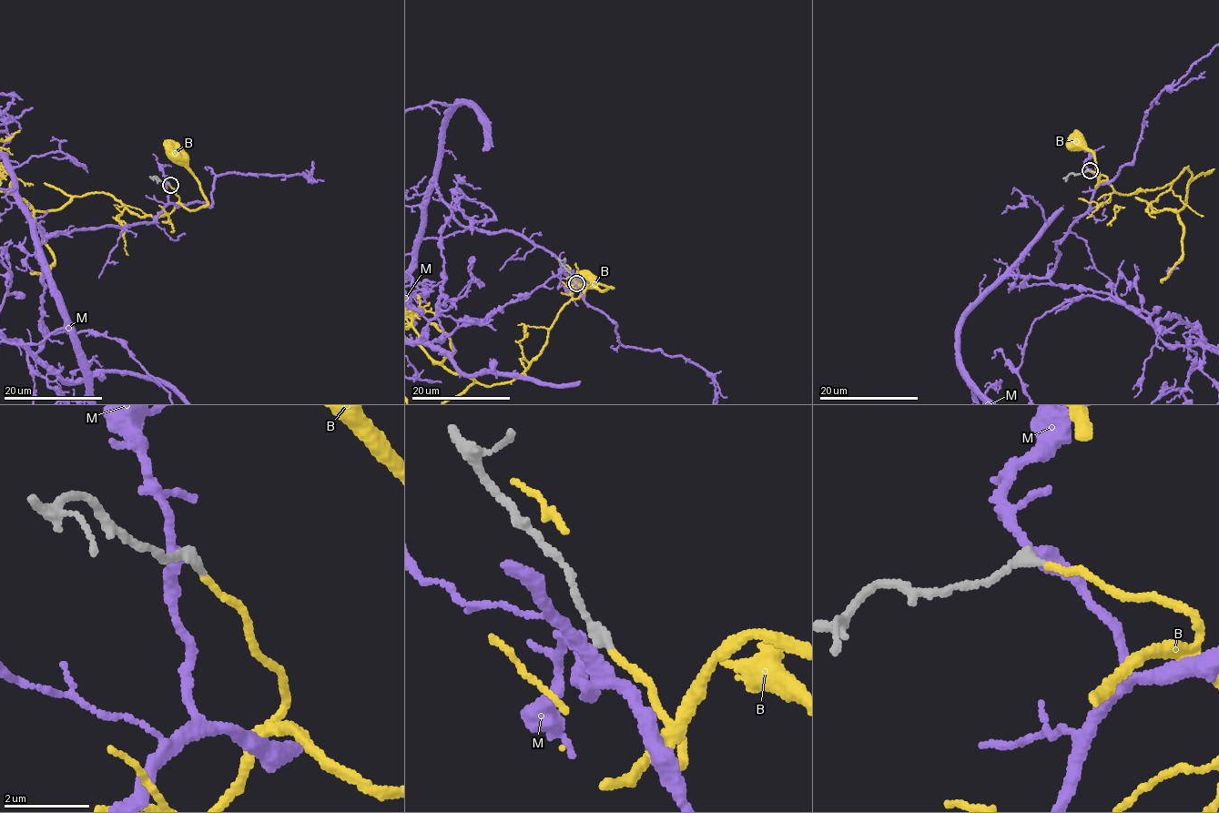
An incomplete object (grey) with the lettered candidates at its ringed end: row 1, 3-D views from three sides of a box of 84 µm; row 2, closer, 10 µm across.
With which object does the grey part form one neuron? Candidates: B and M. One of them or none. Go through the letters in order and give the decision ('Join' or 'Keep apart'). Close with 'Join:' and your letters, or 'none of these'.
B: Join
M: Keep apart
Join: B

